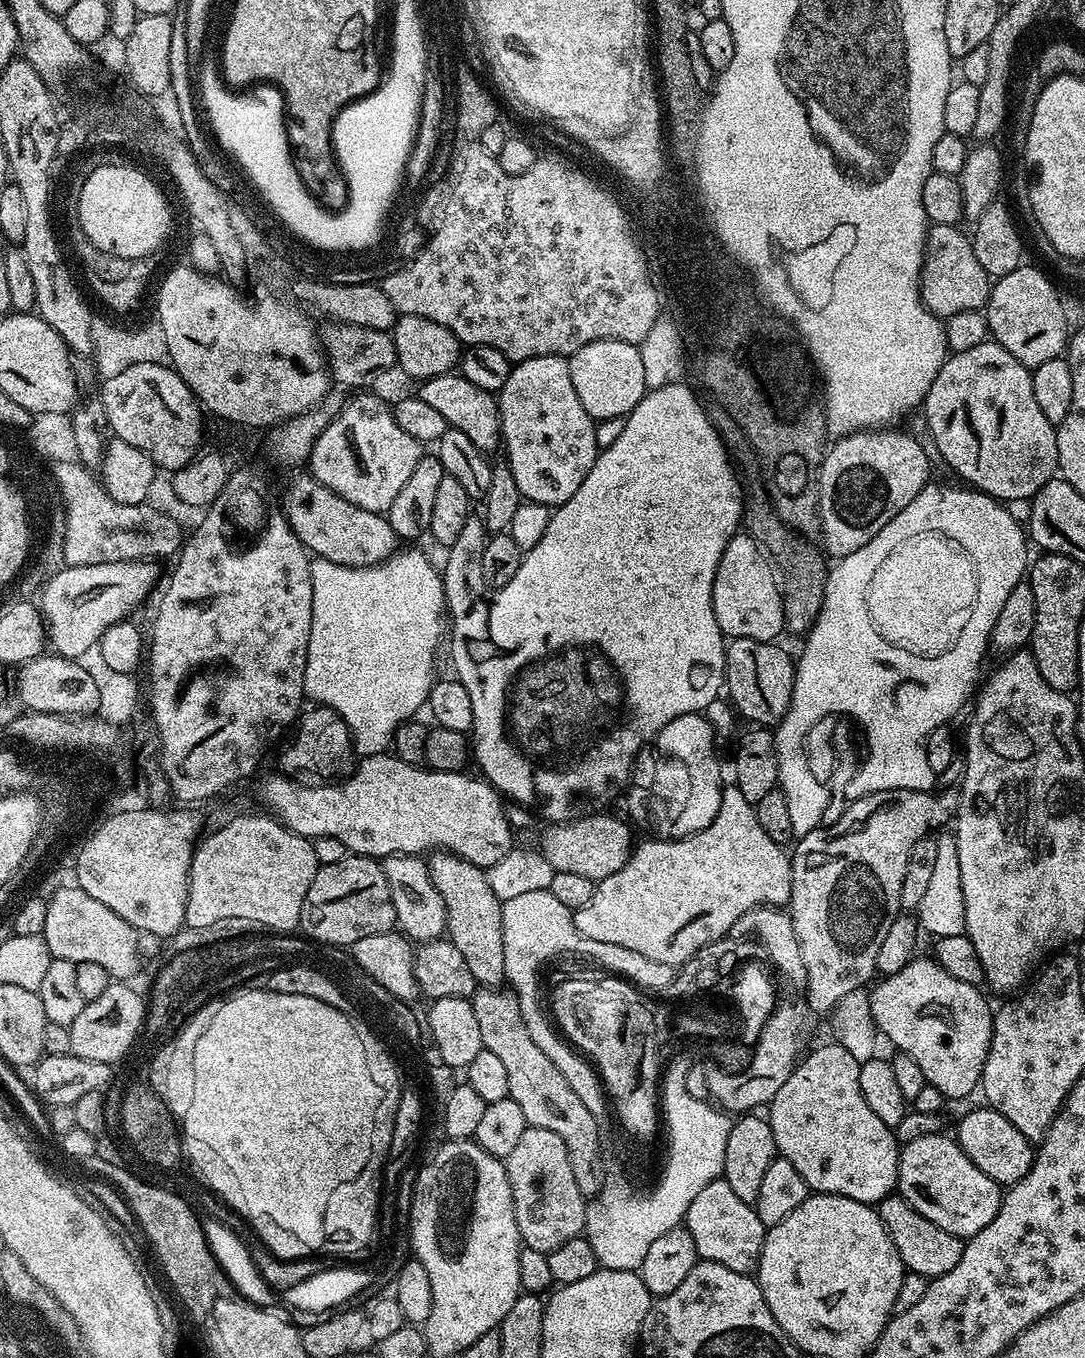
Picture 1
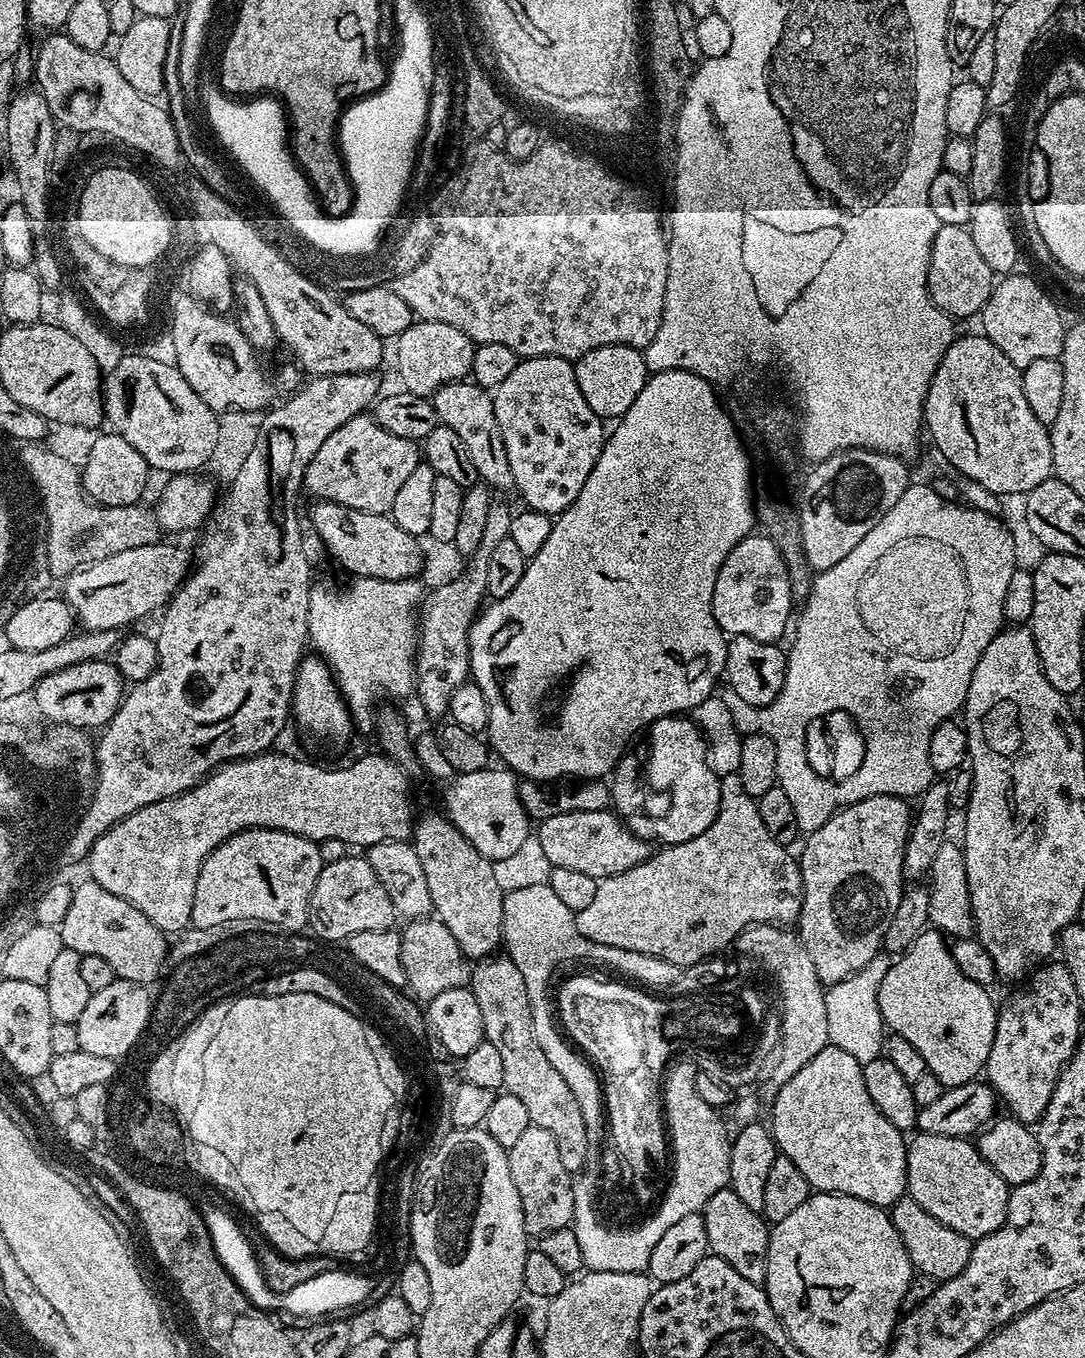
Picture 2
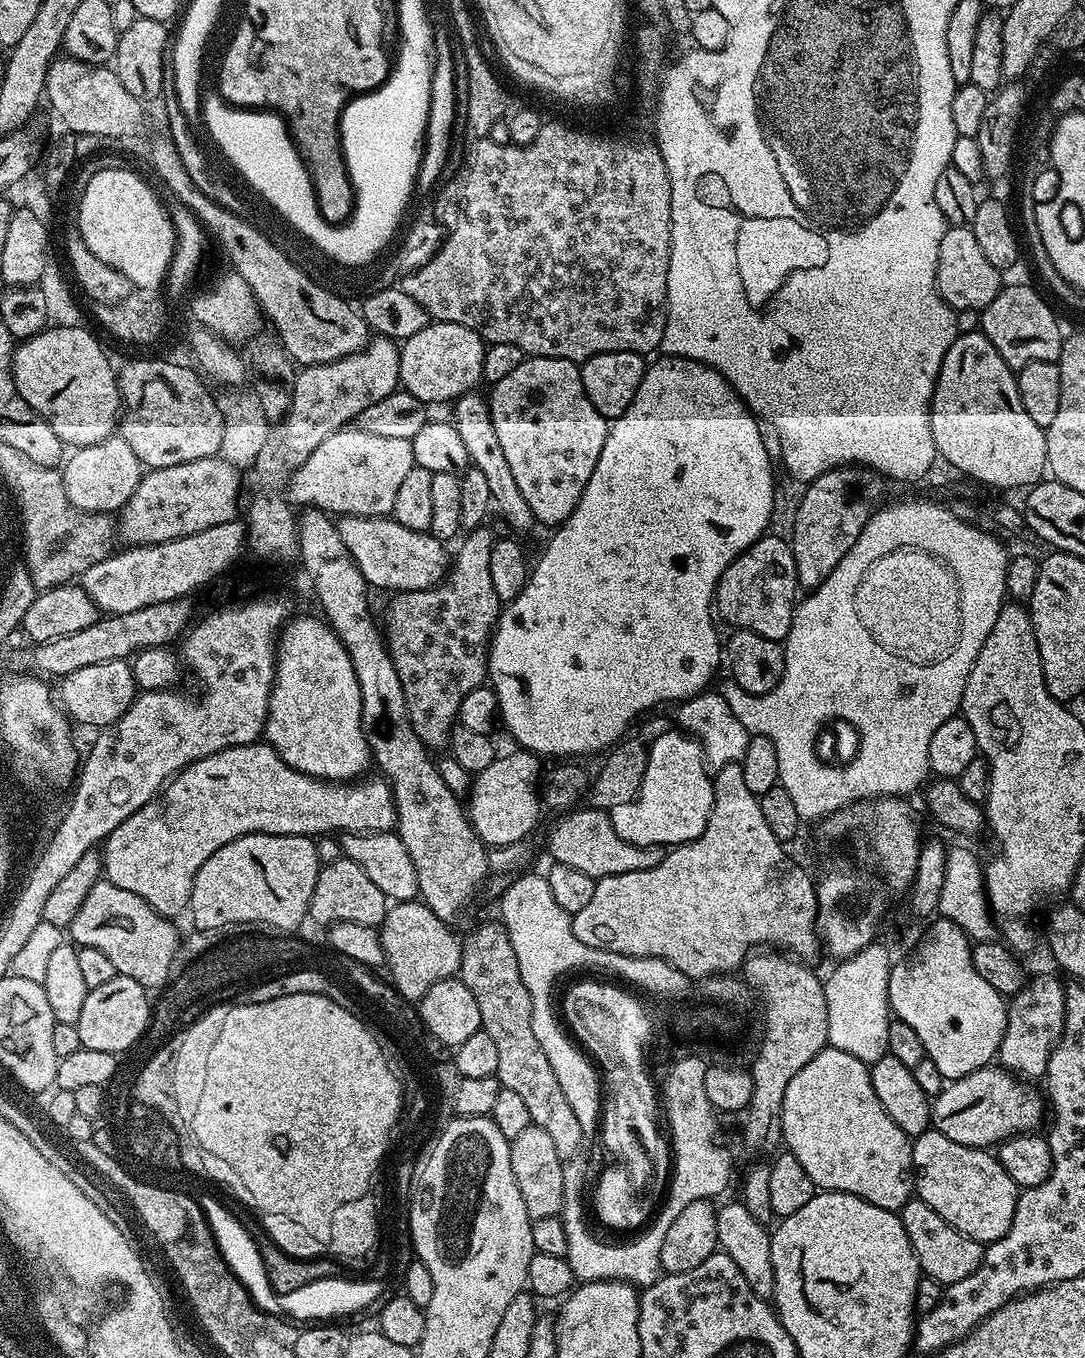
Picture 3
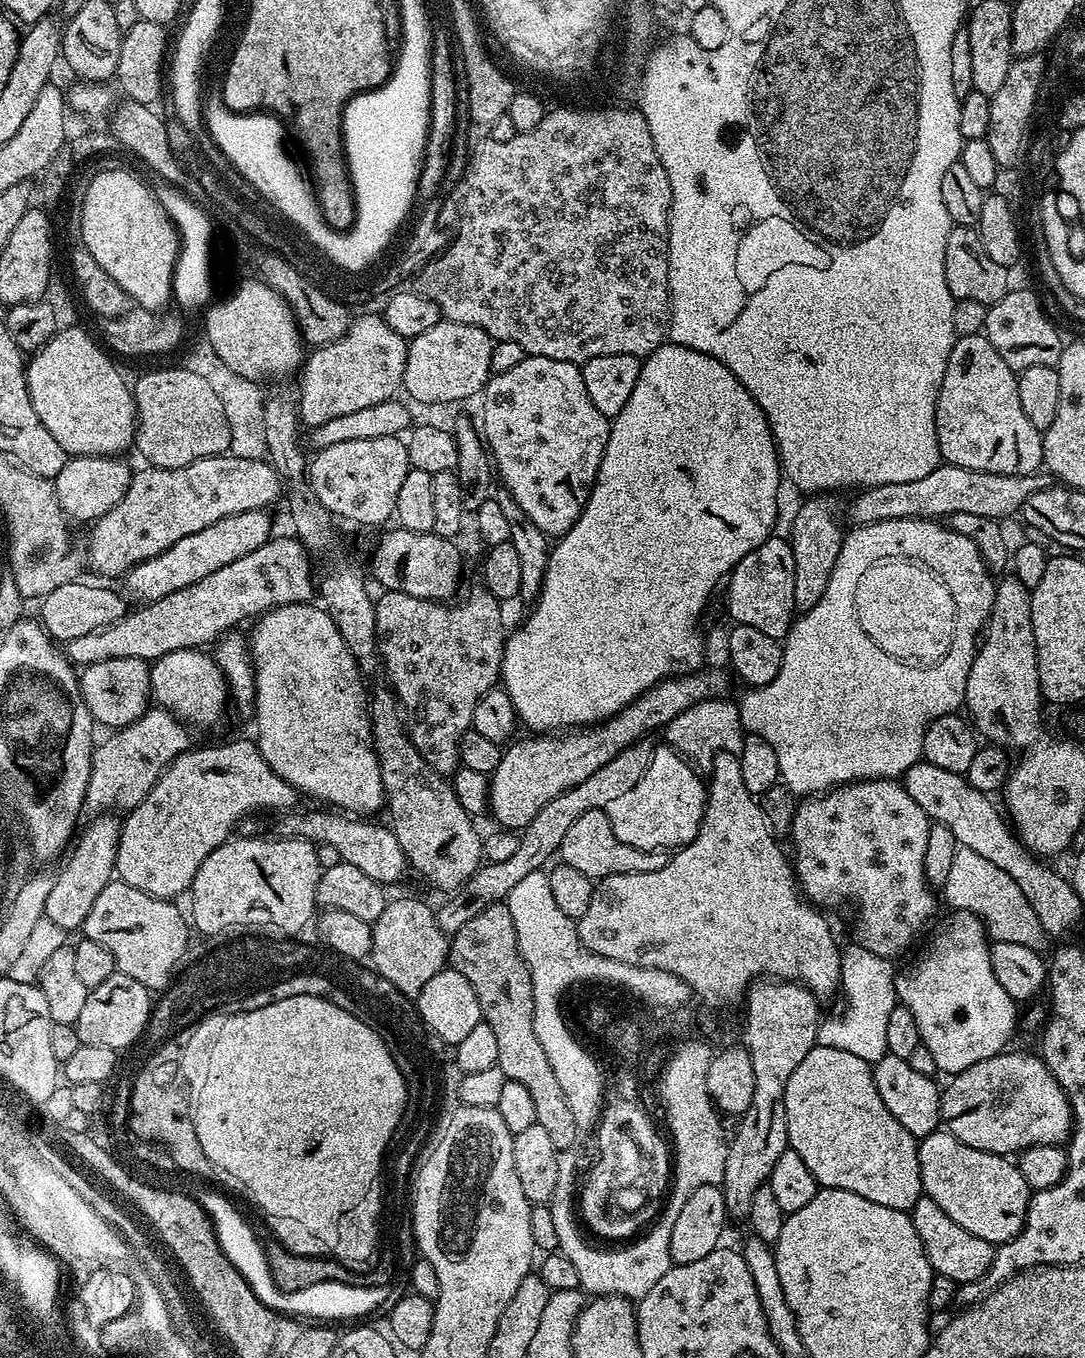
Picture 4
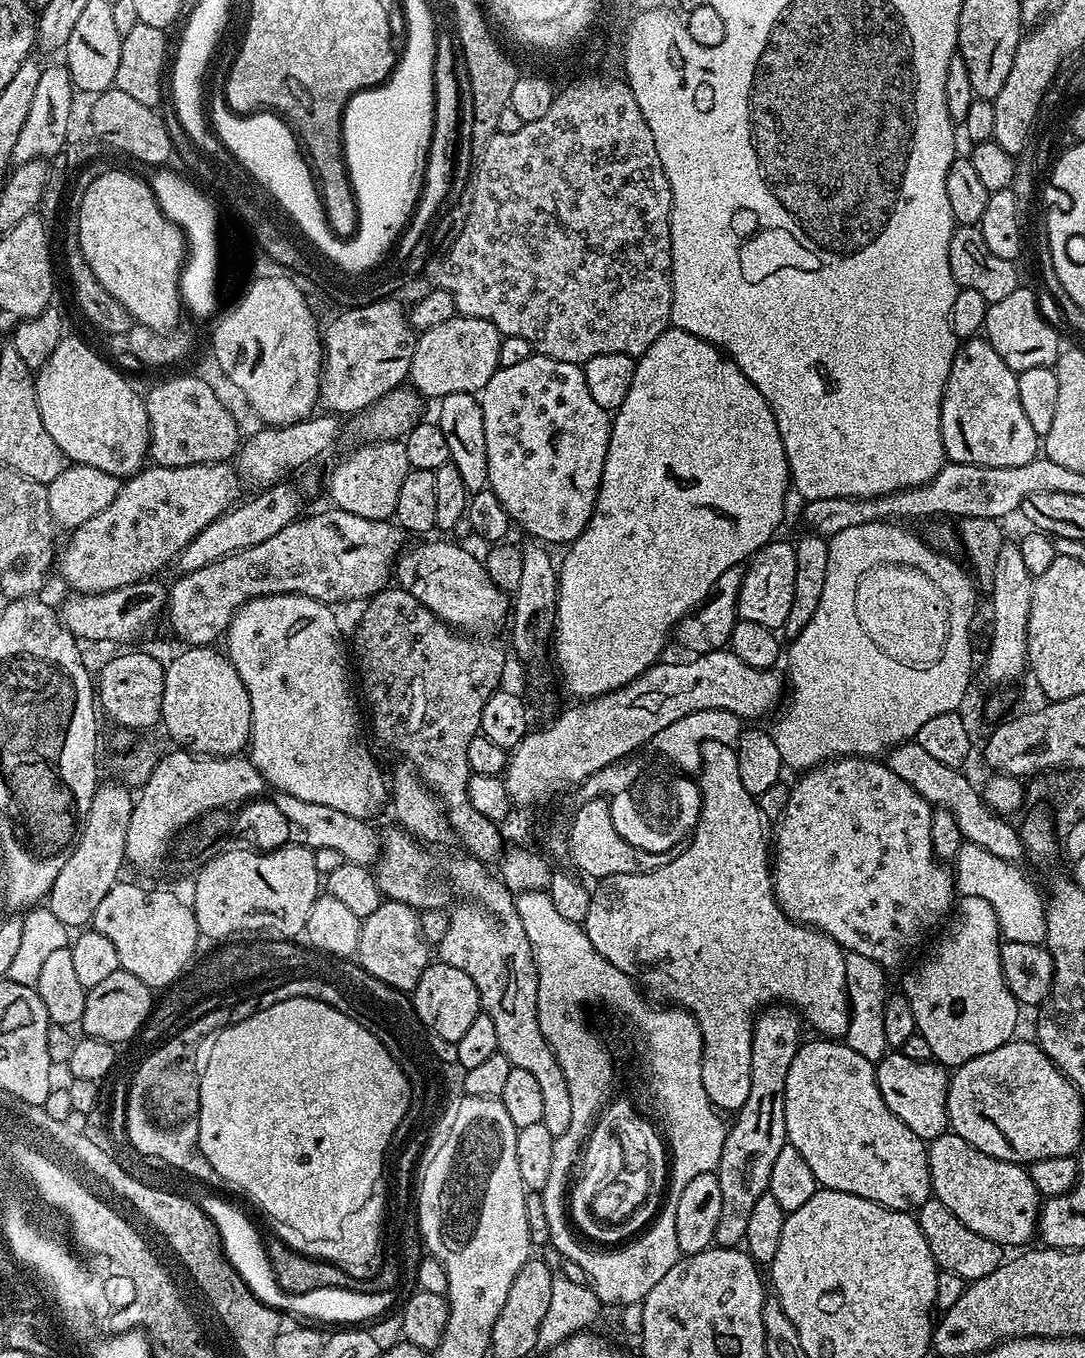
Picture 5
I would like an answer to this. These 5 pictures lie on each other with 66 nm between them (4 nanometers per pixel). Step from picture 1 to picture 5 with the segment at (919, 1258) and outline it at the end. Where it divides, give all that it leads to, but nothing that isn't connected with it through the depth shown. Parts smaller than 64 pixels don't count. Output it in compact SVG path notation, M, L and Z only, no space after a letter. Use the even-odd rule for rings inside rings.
M929 1198L915 1213L922 1234L926 1234L926 1246L930 1246L930 1254L934 1254L937 1269L950 1274L958 1274L966 1282L986 1278L986 1274L994 1274L998 1266L1006 1259L1005 1249L998 1242L990 1242L990 1238L982 1238L982 1234L974 1234L966 1222L958 1222L946 1206L935 1198Z

